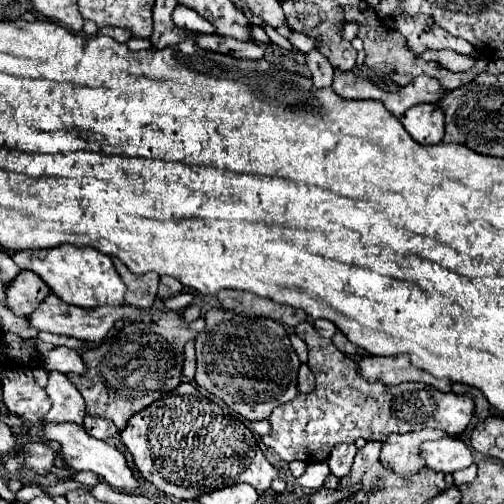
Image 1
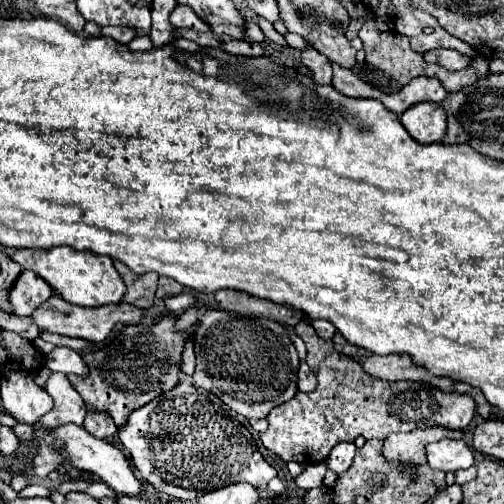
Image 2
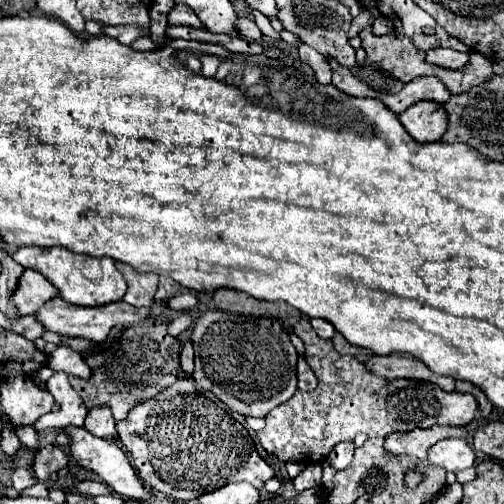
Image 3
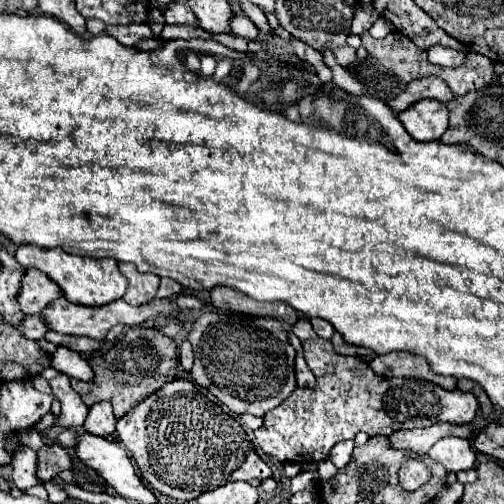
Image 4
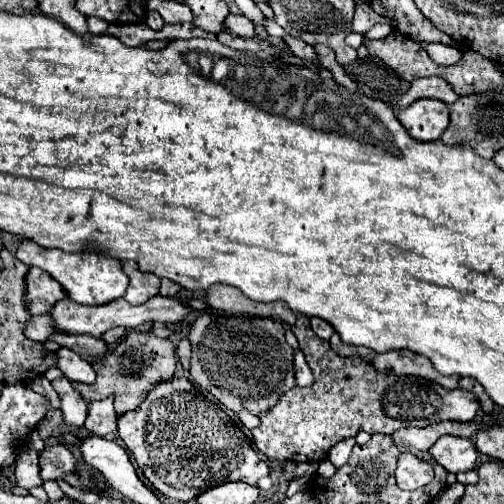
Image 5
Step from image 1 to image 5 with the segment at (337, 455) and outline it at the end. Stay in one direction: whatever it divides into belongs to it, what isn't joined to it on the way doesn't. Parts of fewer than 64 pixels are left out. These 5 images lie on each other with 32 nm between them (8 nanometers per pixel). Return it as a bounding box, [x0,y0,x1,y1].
[326,438,356,466]

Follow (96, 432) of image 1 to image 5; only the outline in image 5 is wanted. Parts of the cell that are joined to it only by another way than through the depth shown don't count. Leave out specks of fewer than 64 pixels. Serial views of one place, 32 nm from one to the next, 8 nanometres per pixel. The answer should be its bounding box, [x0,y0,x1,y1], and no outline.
[84,398,116,436]

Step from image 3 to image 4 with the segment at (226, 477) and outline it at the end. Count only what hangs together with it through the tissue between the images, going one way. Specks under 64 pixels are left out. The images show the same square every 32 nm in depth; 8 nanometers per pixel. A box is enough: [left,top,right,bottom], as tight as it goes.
[116,378,272,500]

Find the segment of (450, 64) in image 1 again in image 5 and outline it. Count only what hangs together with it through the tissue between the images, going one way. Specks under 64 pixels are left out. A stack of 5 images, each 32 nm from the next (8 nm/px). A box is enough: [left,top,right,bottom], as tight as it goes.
[420,44,462,66]

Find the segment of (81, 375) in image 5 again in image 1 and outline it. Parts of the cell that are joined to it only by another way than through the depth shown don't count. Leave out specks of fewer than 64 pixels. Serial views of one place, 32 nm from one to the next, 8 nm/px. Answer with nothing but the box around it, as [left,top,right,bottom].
[42,346,86,374]

